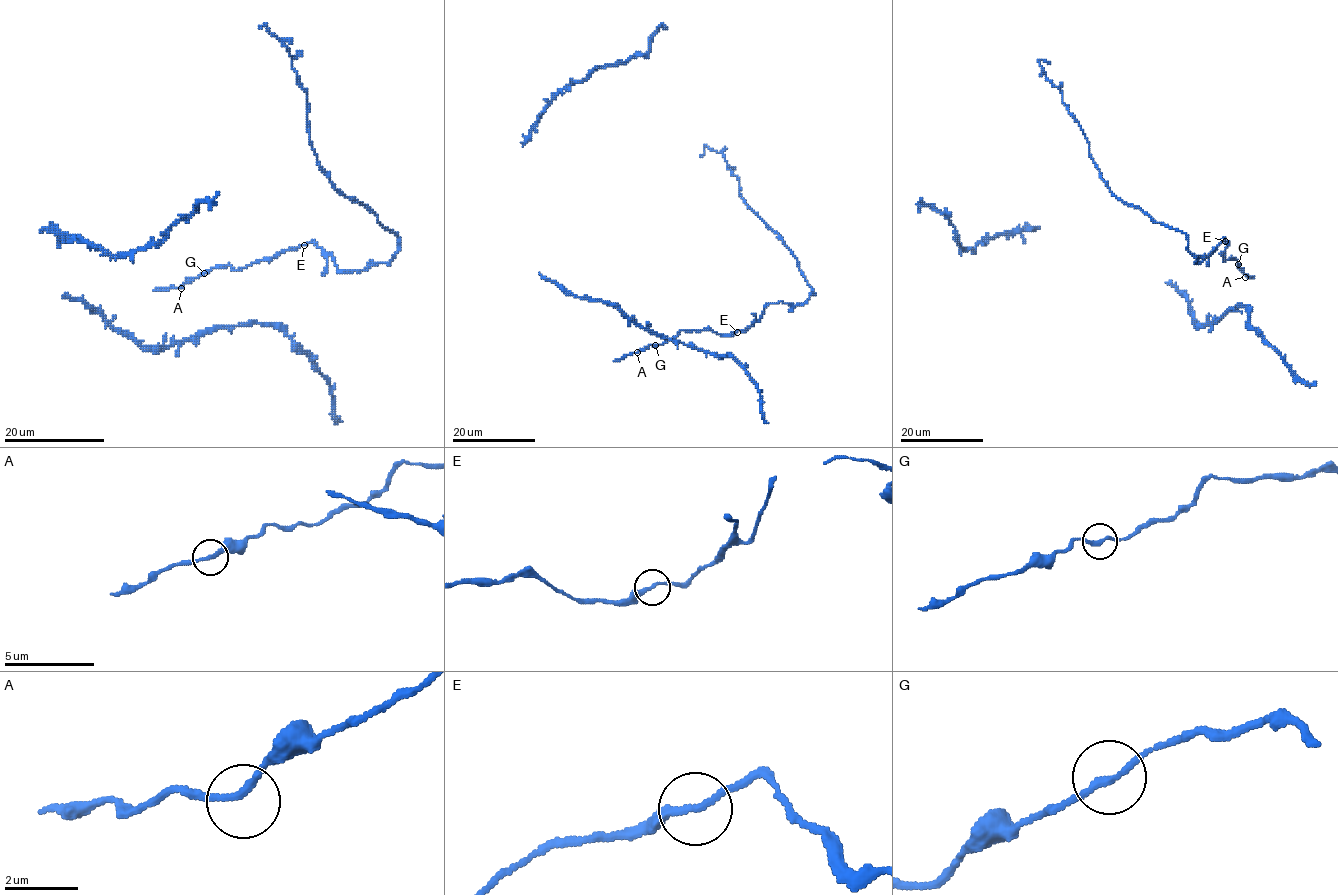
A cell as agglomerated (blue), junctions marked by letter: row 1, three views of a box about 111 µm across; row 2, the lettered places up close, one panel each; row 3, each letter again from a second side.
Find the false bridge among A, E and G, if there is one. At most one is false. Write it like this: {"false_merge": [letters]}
{"false_merge": []}

